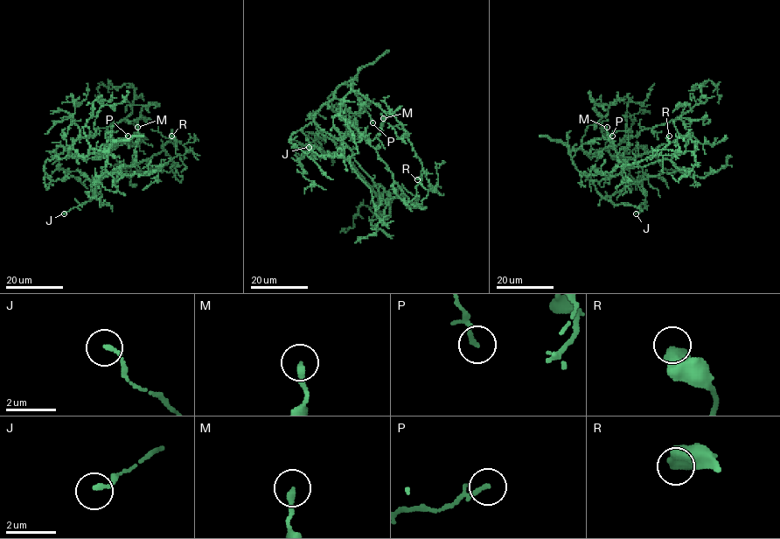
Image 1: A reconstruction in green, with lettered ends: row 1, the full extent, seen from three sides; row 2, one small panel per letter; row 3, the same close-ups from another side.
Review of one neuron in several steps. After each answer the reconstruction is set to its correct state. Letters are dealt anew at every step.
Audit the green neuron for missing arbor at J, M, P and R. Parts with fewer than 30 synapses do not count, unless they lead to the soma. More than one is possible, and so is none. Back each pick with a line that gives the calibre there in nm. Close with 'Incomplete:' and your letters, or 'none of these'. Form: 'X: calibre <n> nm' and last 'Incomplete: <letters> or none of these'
Incomplete: none of these

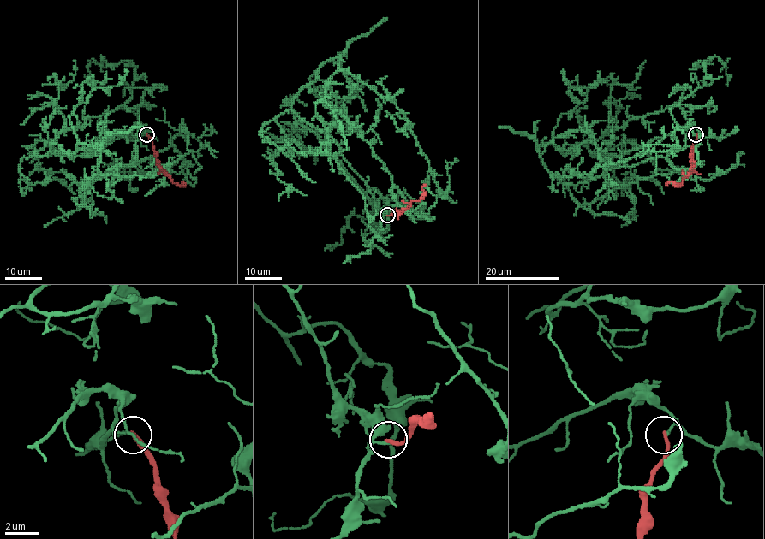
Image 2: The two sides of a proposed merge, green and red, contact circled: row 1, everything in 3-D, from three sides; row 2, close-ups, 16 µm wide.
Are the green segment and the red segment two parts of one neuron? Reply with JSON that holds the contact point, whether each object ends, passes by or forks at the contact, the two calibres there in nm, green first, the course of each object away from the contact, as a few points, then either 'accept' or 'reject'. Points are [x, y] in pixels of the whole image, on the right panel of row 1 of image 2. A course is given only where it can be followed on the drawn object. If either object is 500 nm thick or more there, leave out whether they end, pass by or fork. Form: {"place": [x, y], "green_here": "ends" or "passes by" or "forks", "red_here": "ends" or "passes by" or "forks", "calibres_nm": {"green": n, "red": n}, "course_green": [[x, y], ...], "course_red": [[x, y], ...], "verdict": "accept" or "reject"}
{"place": [696, 134], "green_here": "ends", "red_here": "ends", "calibres_nm": {"green": 110, "red": 280}, "course_green": [[696, 135], [687, 125], [618, 156], [582, 144], [538, 151], [579, 204], [660, 174], [708, 180], [744, 153]], "course_red": [[696, 135], [691, 151], [691, 170], [681, 184], [671, 180], [666, 184]], "verdict": "reject"}

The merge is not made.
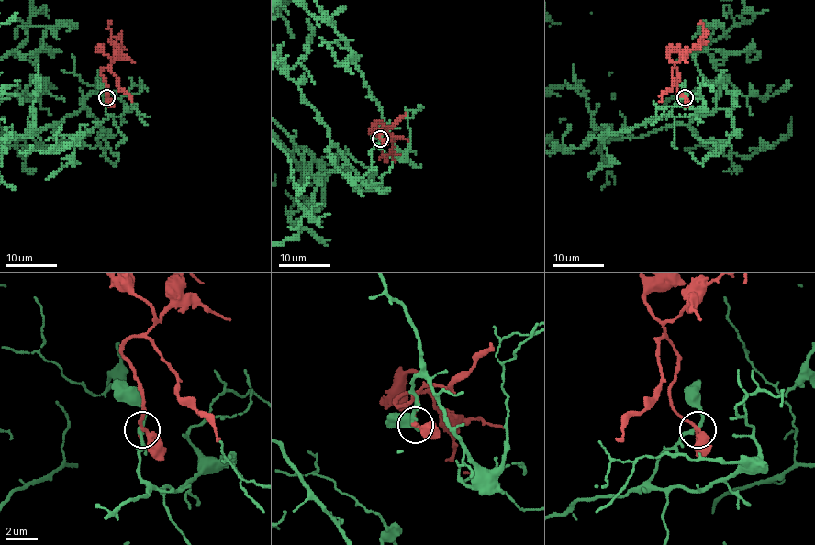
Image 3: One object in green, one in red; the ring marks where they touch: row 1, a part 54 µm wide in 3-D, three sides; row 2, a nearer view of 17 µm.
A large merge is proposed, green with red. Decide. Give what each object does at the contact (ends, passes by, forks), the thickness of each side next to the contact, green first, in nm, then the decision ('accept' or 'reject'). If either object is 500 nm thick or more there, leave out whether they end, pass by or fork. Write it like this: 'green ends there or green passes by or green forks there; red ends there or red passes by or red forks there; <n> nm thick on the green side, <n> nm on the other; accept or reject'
green passes by; red passes by; 200 nm thick on the green side, 300 nm on the other; reject

